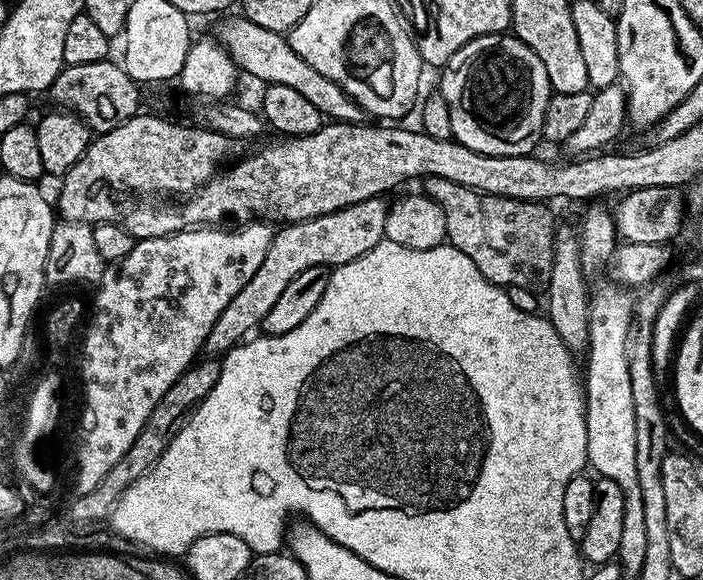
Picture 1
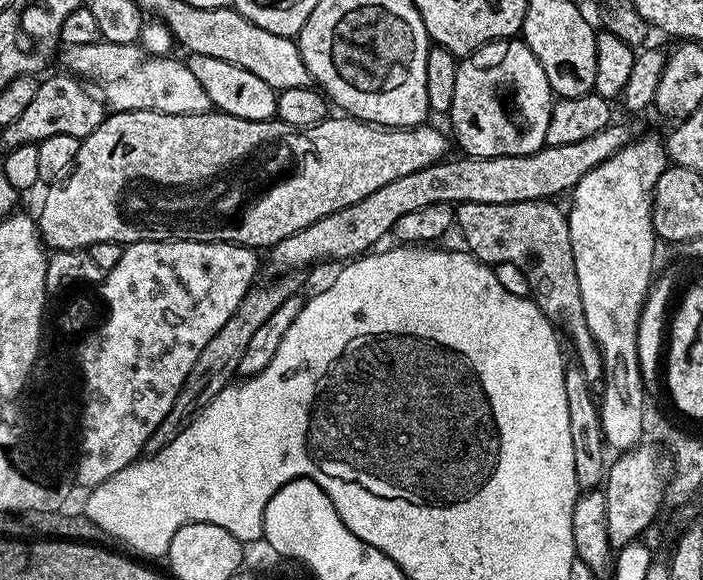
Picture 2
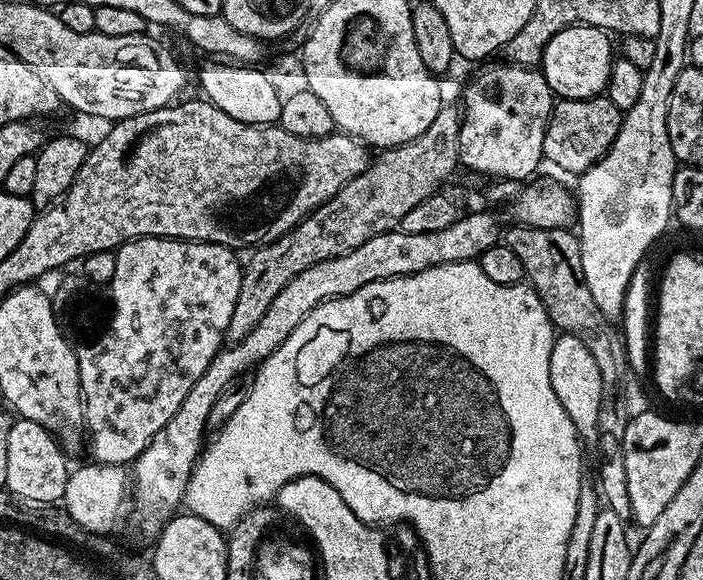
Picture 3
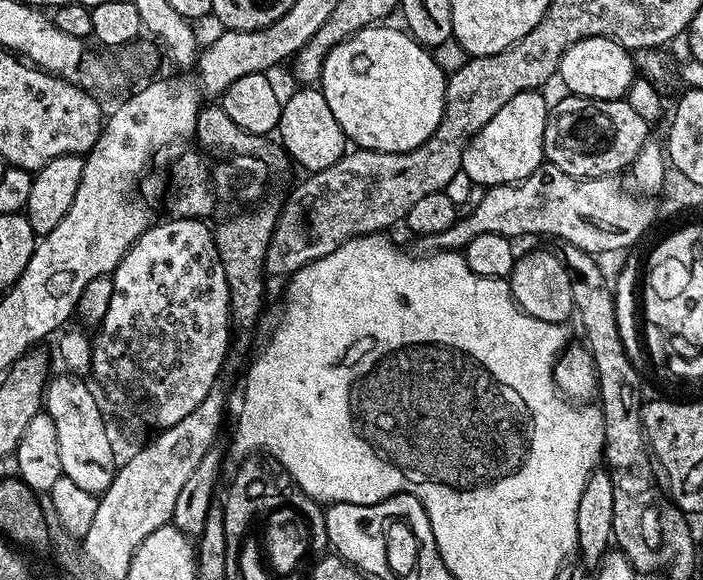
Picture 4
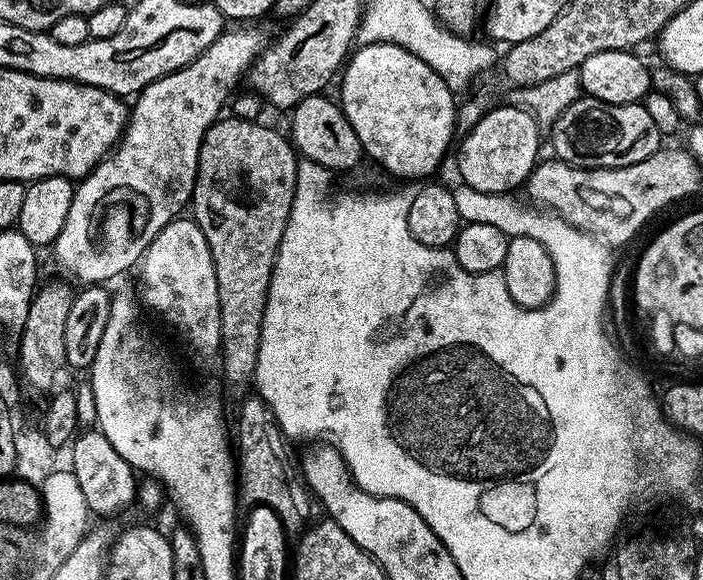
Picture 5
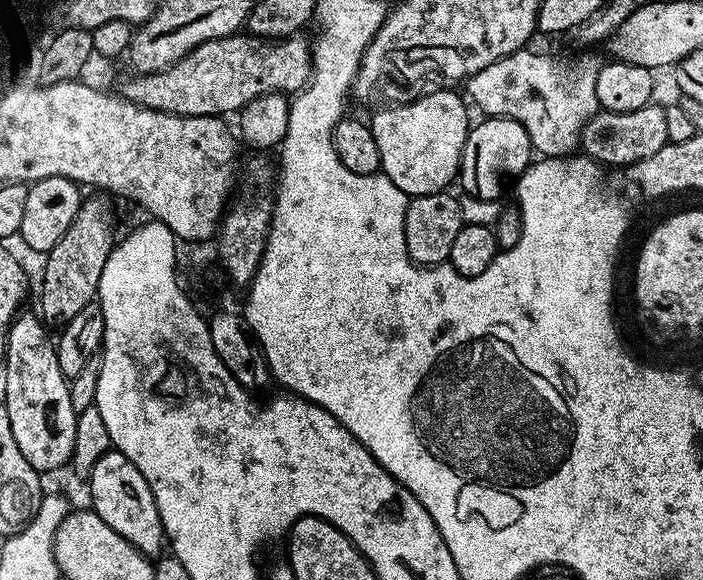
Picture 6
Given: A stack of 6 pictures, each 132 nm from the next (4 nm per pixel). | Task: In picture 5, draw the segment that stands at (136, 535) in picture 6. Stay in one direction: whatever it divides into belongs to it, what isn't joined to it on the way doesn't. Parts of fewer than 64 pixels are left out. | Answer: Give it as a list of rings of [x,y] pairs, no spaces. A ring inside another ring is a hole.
[[[81,431],[71,441],[70,447],[73,454],[71,472],[78,478],[78,486],[82,486],[82,495],[88,503],[89,513],[112,516],[134,504],[138,496],[137,473],[126,462],[126,458],[122,458],[122,454],[118,454],[118,450],[110,446],[110,442],[100,431]]]

